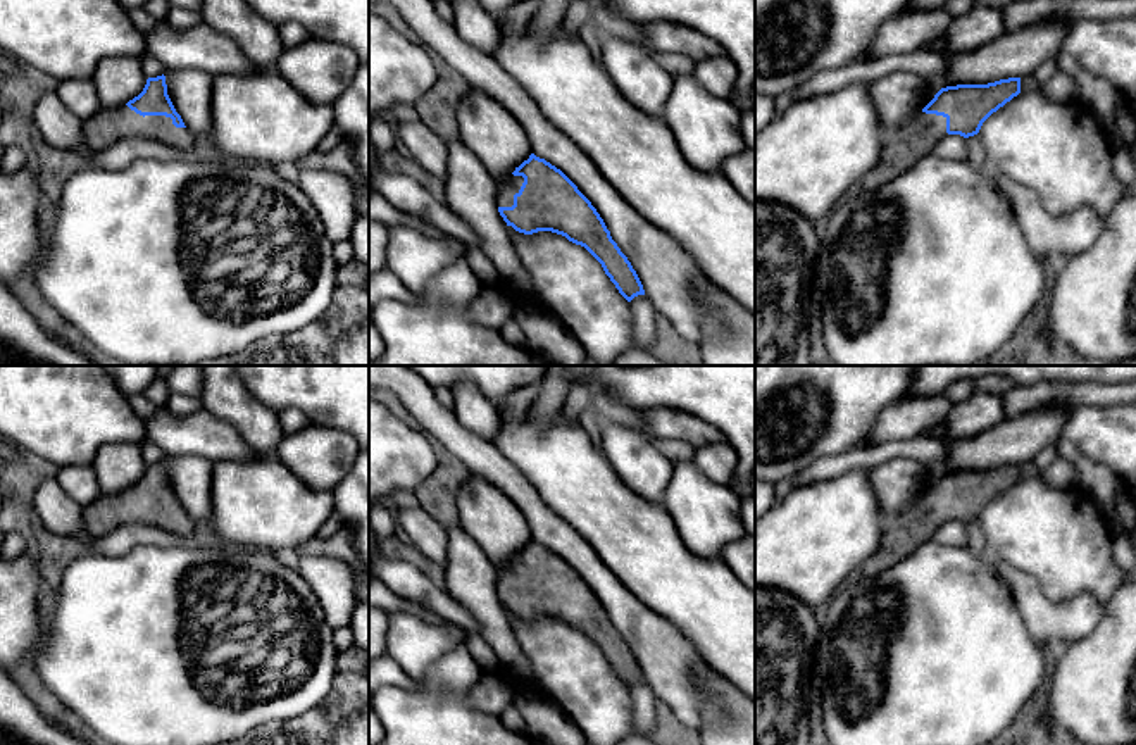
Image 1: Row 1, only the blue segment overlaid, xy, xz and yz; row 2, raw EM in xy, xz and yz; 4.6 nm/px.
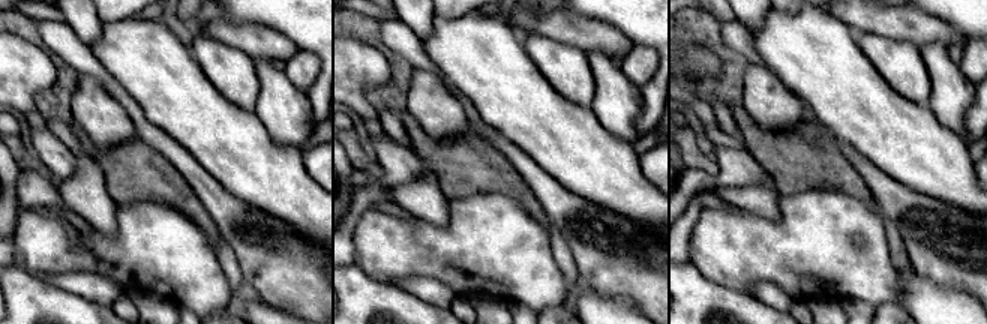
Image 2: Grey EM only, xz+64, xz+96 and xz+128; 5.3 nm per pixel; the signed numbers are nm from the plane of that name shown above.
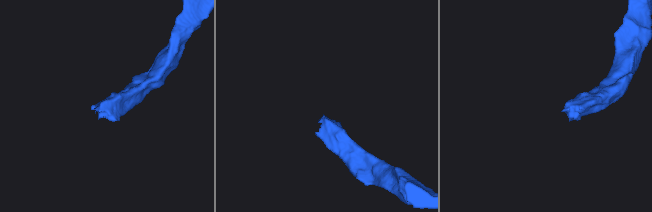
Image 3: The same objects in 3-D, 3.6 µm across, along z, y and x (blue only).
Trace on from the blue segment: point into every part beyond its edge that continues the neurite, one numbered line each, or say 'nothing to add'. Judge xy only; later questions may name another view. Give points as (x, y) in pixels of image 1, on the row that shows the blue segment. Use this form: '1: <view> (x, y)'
1: xy (102, 130)

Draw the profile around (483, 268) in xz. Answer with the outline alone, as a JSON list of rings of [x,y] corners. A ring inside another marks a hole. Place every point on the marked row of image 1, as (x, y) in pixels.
[[[464,245],[464,248],[465,248],[464,257],[472,272],[476,274],[476,278],[483,283],[483,286],[496,288],[500,285],[496,267],[483,252],[483,248],[474,245]]]

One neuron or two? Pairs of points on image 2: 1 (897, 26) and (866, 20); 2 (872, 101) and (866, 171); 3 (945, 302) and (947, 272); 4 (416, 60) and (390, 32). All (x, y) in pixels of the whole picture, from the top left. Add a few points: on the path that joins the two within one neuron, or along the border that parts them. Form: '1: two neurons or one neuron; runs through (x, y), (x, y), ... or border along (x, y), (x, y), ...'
1: one neuron; runs through (890, 21), (873, 20)
2: two neurons; border along (839, 140), (851, 144), (897, 180)
3: two neurons; border along (914, 269), (971, 297)
4: one neuron; runs through (411, 53), (398, 39)

